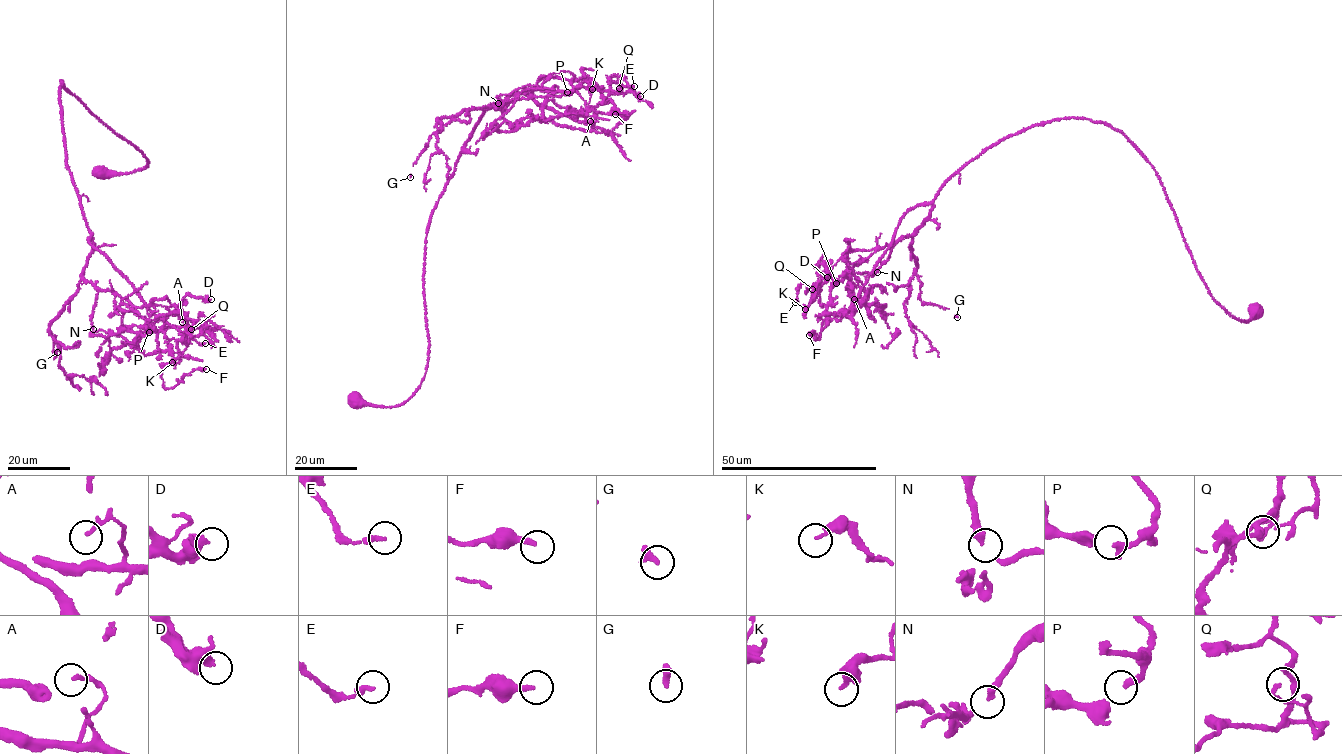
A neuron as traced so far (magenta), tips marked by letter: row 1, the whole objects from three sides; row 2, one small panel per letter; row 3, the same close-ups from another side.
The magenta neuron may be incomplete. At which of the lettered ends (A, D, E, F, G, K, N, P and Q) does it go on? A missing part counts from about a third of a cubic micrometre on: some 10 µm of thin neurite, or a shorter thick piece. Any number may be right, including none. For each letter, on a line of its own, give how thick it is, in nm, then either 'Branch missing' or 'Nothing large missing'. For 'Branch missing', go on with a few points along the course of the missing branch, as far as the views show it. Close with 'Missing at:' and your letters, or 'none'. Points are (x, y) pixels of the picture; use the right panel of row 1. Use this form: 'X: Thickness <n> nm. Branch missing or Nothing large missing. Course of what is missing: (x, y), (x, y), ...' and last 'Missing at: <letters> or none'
A: Thickness 150 nm. Nothing large missing
D: Thickness 320 nm. Nothing large missing
E: Thickness 240 nm. Nothing large missing
F: Thickness 240 nm. Nothing large missing
G: Thickness 280 nm. Branch missing. Course of what is missing: (957, 317), (971, 354), (981, 365)
K: Thickness 180 nm. Nothing large missing
N: Thickness 240 nm. Nothing large missing
P: Thickness 220 nm. Nothing large missing
Q: Thickness 150 nm. Nothing large missing
Missing at: G

